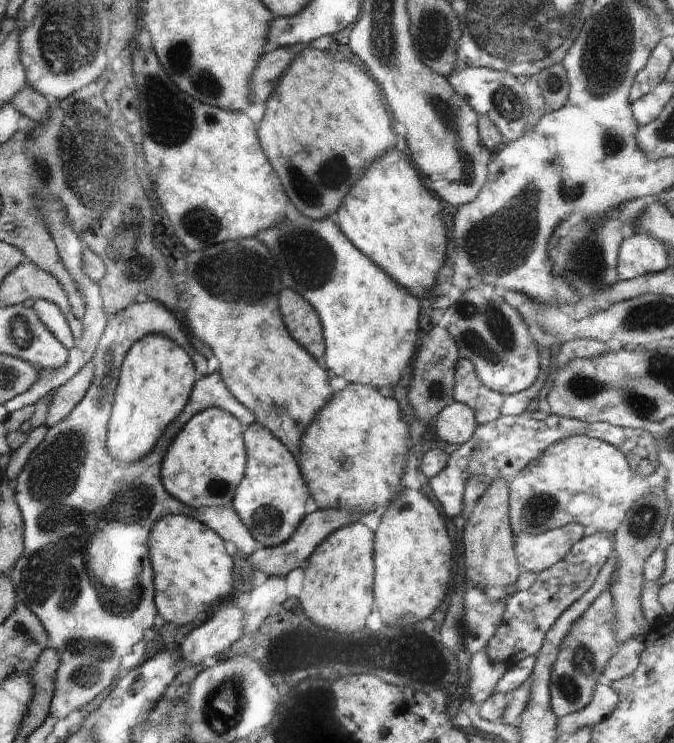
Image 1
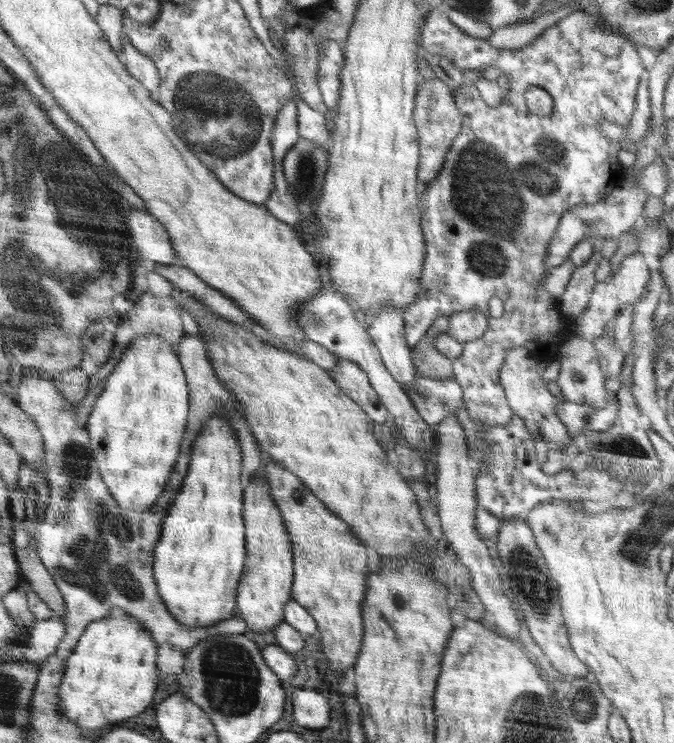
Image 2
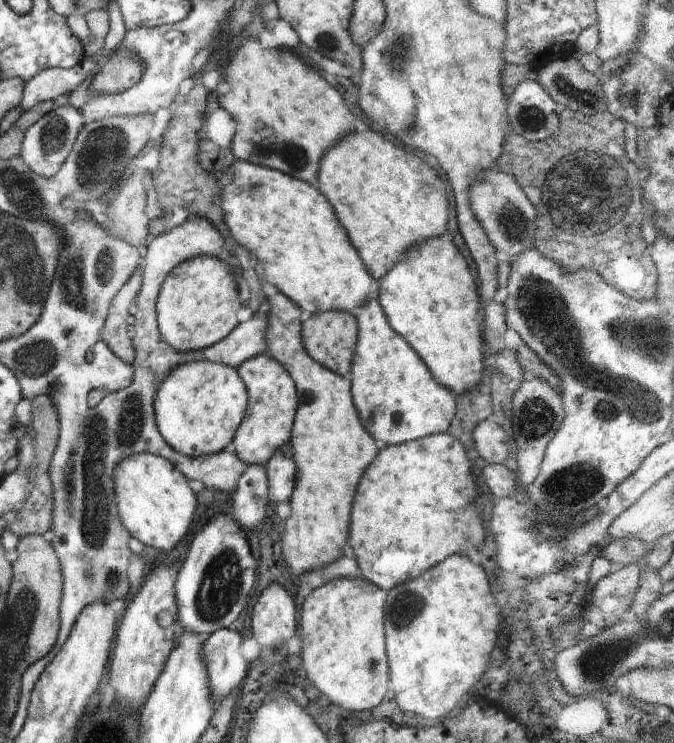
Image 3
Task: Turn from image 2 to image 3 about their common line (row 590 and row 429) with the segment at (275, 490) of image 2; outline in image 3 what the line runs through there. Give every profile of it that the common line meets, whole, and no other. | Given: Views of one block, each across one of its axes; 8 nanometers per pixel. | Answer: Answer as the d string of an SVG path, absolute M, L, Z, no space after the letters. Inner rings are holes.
M270 288L268 302L267 354L286 367L297 388L297 409L291 430L295 485L289 498L291 514L282 524L281 538L284 558L296 578L344 556L342 547L349 540L354 492L380 445L361 426L349 378L324 368L304 348L301 308L285 294Z

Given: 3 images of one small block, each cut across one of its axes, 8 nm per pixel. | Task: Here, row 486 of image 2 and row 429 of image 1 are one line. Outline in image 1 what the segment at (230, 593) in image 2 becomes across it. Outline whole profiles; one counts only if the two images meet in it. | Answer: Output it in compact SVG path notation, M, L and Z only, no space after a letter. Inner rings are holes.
M208 407L195 414L165 452L161 464L163 487L195 509L231 506L247 463L243 431L240 421L221 408Z

